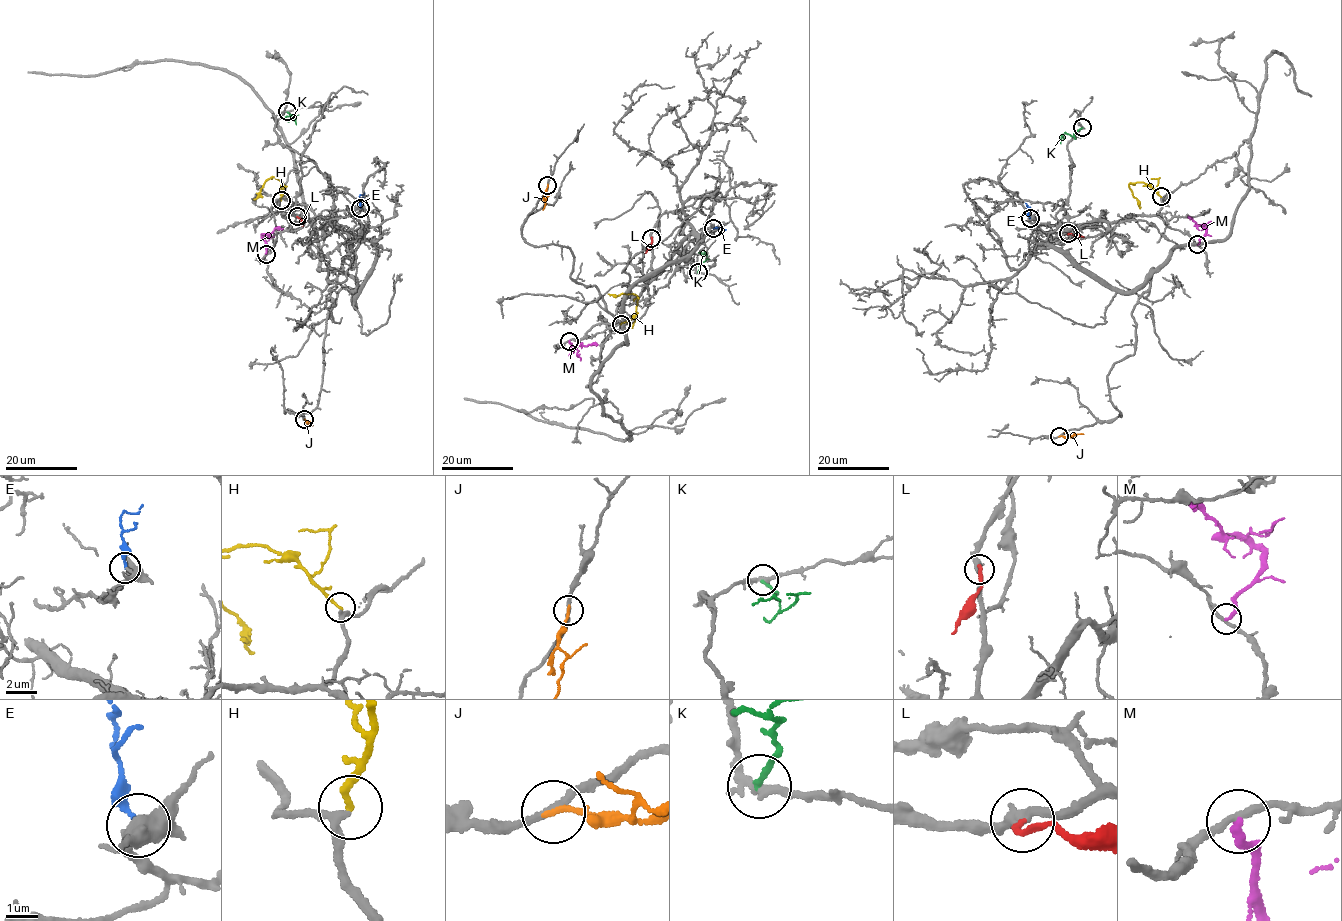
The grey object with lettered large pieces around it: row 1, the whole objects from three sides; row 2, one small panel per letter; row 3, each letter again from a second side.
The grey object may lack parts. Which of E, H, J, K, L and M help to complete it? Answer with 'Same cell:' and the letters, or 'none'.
Same cell: E, H

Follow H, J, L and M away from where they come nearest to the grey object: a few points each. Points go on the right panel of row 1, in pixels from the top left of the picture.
H: (1161, 196), (1142, 182), (1129, 184), (1140, 209)
J: (1060, 436), (1083, 434)
L: (1068, 233), (1084, 237)
M: (1197, 244), (1205, 230), (1188, 216)

